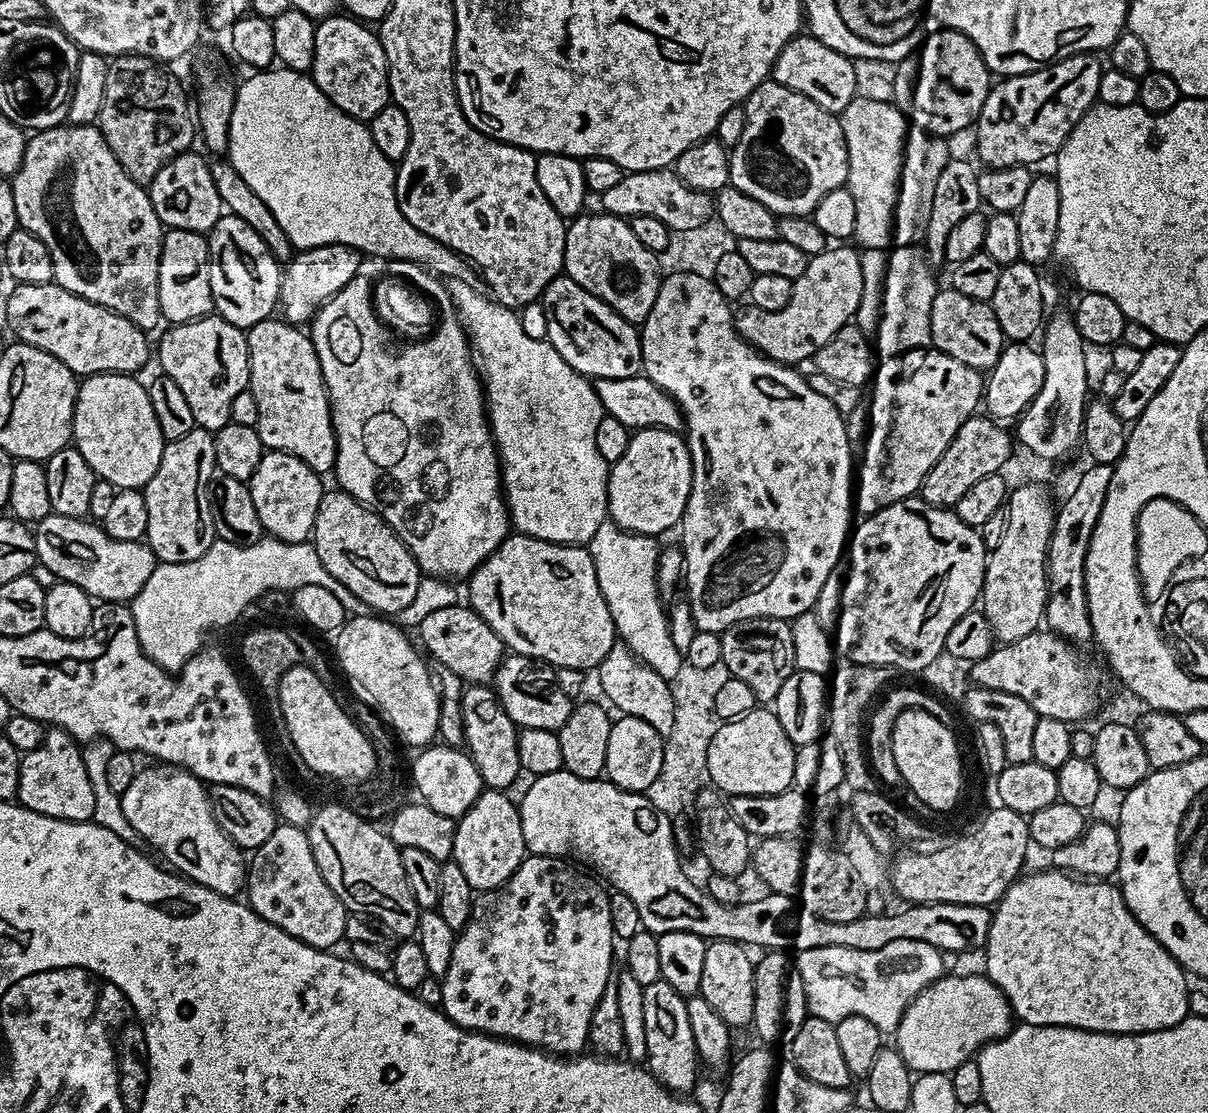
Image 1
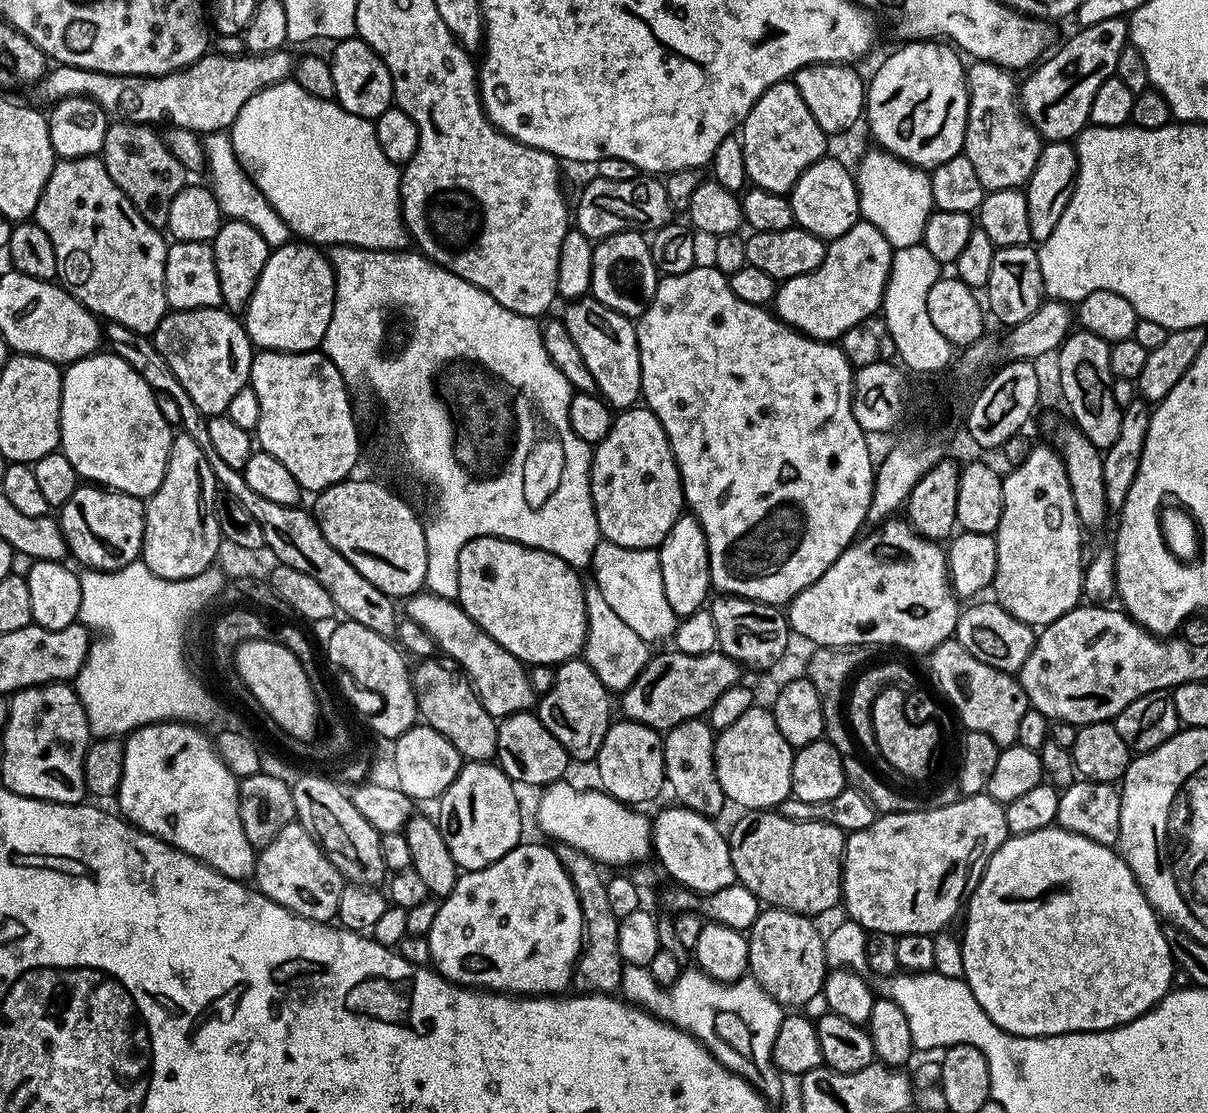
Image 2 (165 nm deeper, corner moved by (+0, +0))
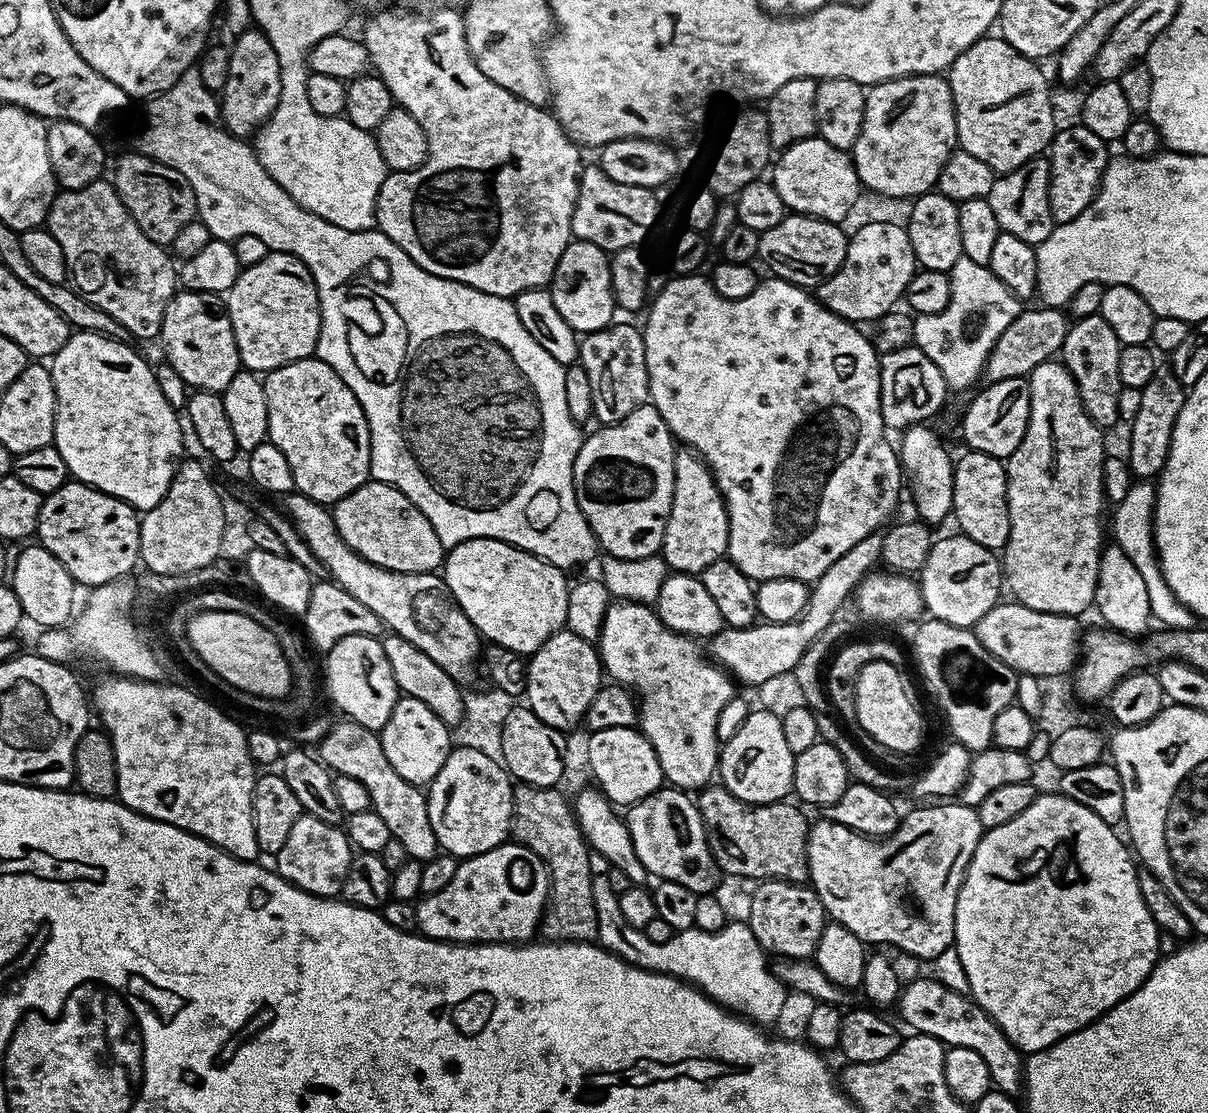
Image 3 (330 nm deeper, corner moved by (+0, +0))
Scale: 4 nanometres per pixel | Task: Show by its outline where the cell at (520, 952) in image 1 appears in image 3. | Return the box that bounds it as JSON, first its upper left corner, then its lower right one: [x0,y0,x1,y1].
[415,842,549,944]

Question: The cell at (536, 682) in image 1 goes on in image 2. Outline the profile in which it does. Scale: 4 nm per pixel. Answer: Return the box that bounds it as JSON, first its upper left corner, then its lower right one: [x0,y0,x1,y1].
[406,590,538,718]

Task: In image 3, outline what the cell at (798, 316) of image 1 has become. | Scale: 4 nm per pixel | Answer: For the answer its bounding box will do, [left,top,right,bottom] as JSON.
[814,220,917,322]

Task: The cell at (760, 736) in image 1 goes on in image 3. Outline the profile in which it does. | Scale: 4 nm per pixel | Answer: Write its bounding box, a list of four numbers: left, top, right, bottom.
[718,710,796,804]

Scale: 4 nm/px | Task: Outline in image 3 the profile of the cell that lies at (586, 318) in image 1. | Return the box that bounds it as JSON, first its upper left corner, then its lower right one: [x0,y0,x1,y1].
[579,322,648,425]

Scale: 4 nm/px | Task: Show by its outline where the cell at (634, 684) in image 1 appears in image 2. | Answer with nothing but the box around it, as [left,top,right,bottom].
[582,582,652,693]

